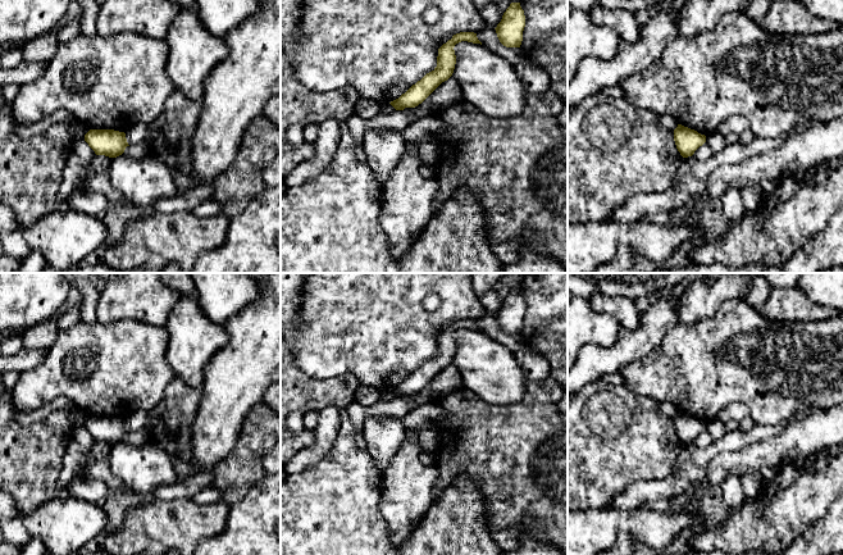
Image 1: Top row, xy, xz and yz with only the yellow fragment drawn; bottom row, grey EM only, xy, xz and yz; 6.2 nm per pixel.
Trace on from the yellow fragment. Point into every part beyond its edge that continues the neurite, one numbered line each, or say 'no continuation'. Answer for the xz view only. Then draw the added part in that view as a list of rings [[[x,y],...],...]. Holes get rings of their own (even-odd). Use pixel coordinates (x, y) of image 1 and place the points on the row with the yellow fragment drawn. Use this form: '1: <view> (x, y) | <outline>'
no continuation

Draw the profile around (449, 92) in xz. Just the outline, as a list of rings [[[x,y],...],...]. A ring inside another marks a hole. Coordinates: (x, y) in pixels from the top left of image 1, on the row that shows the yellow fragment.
[[[448,78],[432,92],[430,114],[438,117],[442,112],[451,108],[460,99],[461,87],[459,82],[455,78]]]

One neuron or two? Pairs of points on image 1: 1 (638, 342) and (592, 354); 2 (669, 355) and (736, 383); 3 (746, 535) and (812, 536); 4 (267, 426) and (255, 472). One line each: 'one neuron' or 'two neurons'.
1: one neuron
2: one neuron
3: two neurons
4: one neuron

